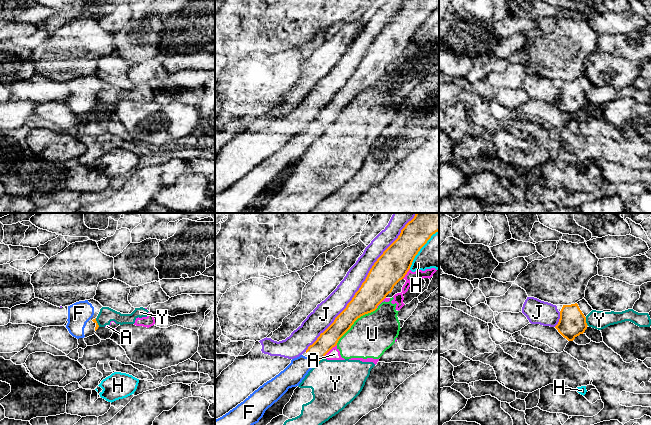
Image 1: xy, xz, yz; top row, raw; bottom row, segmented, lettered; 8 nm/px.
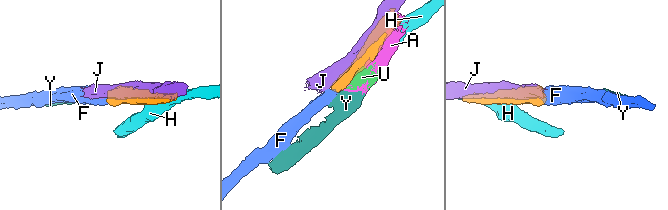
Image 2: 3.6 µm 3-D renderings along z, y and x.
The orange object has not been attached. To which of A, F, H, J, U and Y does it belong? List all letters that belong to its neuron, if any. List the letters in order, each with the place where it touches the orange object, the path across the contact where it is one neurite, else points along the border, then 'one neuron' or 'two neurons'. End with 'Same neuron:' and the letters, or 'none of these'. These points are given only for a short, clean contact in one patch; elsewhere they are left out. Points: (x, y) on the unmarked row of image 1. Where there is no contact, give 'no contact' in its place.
A: xz (329, 126) | two neurons
F: xz (311, 134) | across xz (329, 114), (311, 134), (295, 148) | one neuron
H: xz (420, 24) | two neurons
J: xz (359, 64) | two neurons
U: xz (354, 97) | along xz (377, 84), (361, 91), (336, 120) | two neurons
Y: yz (585, 97) | along yz (585, 93), (585, 98), (588, 101) | two neurons
Same neuron: F

